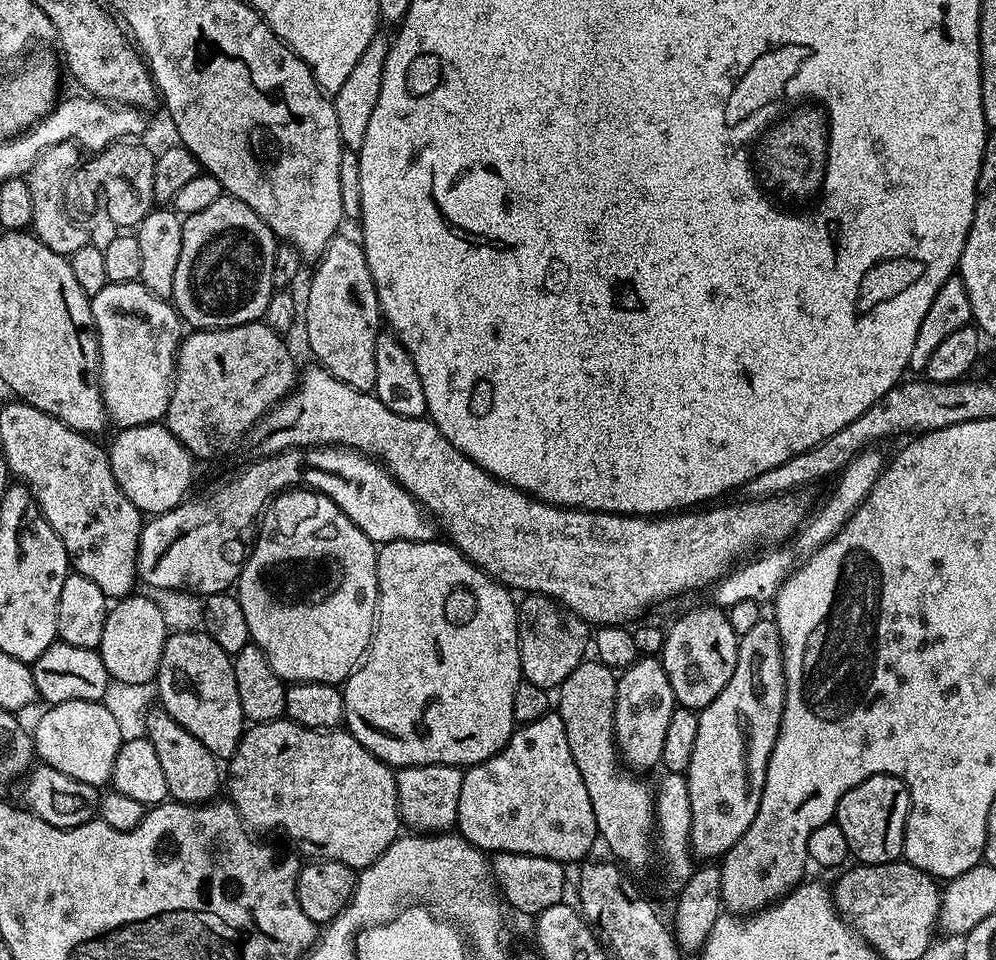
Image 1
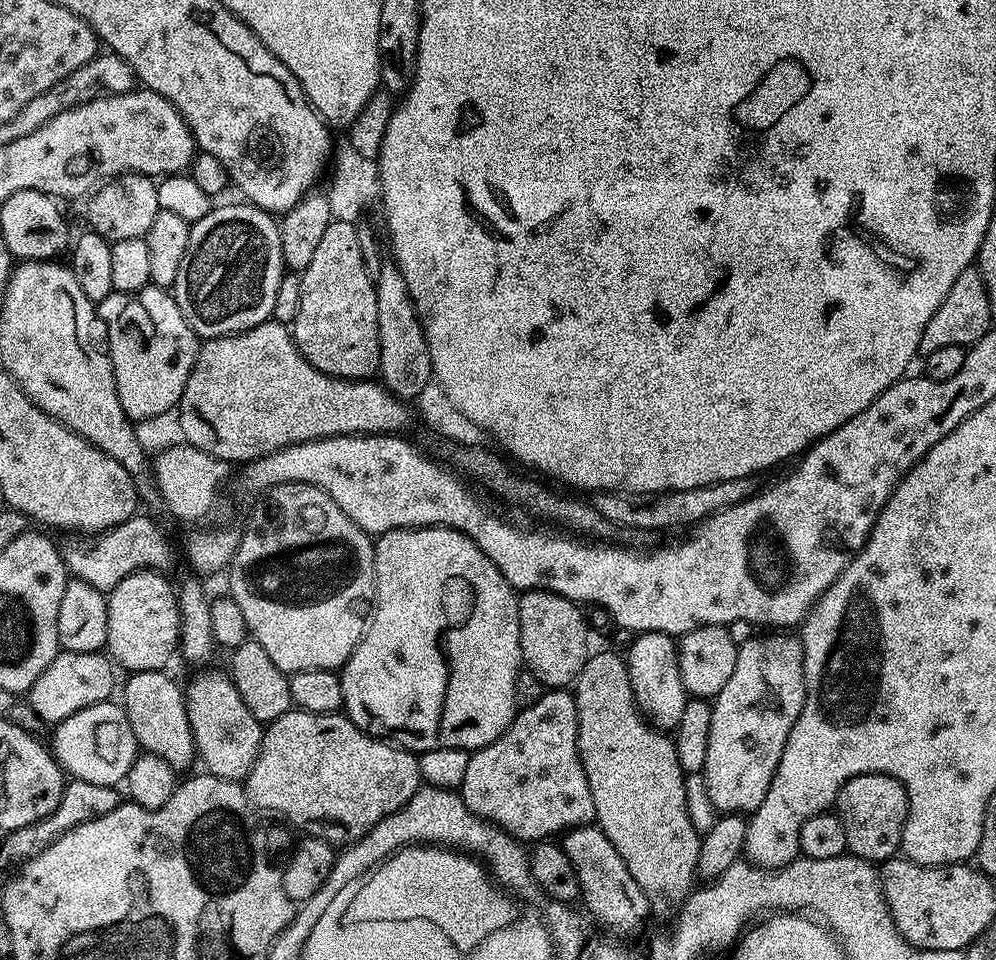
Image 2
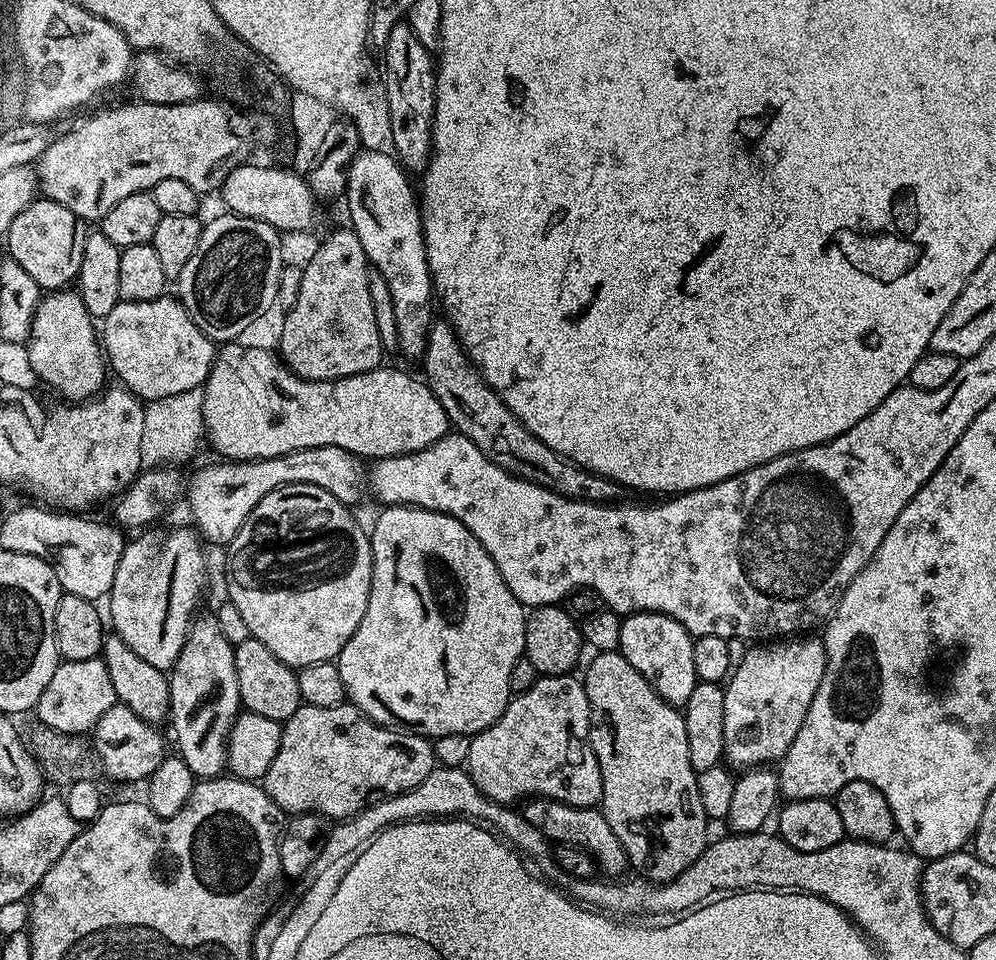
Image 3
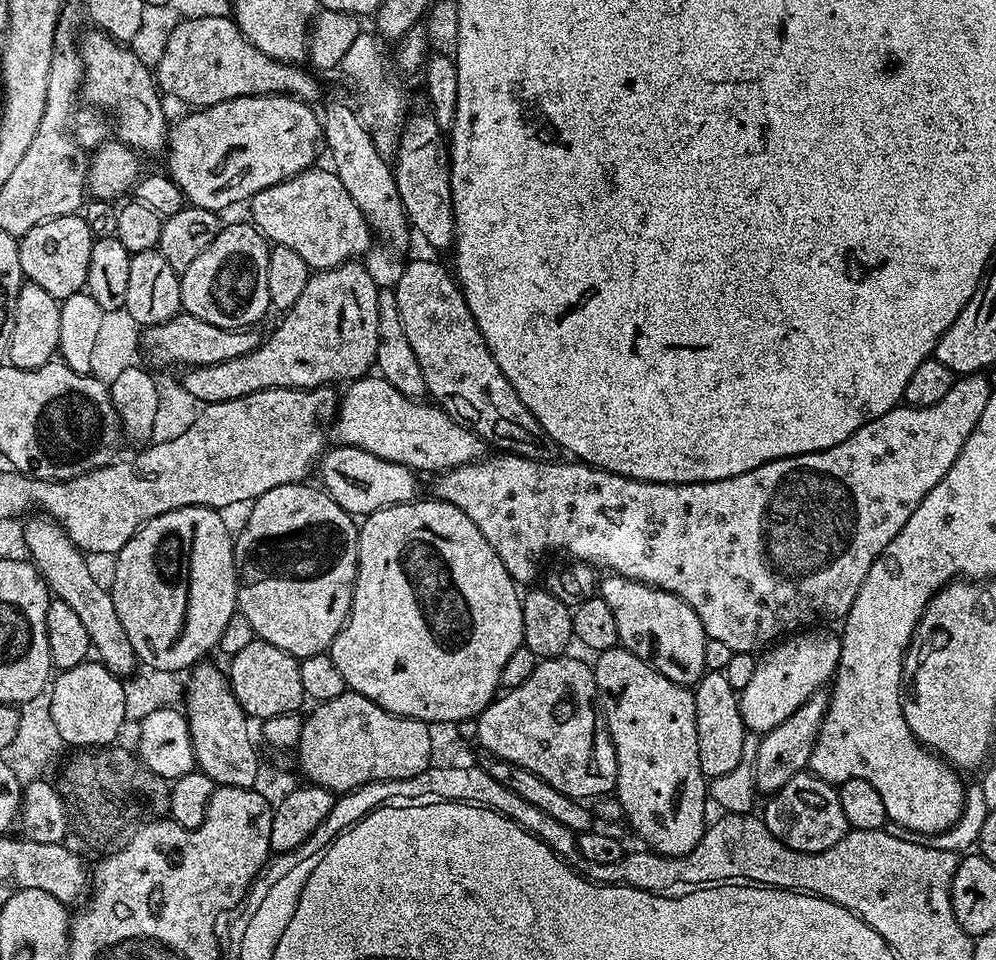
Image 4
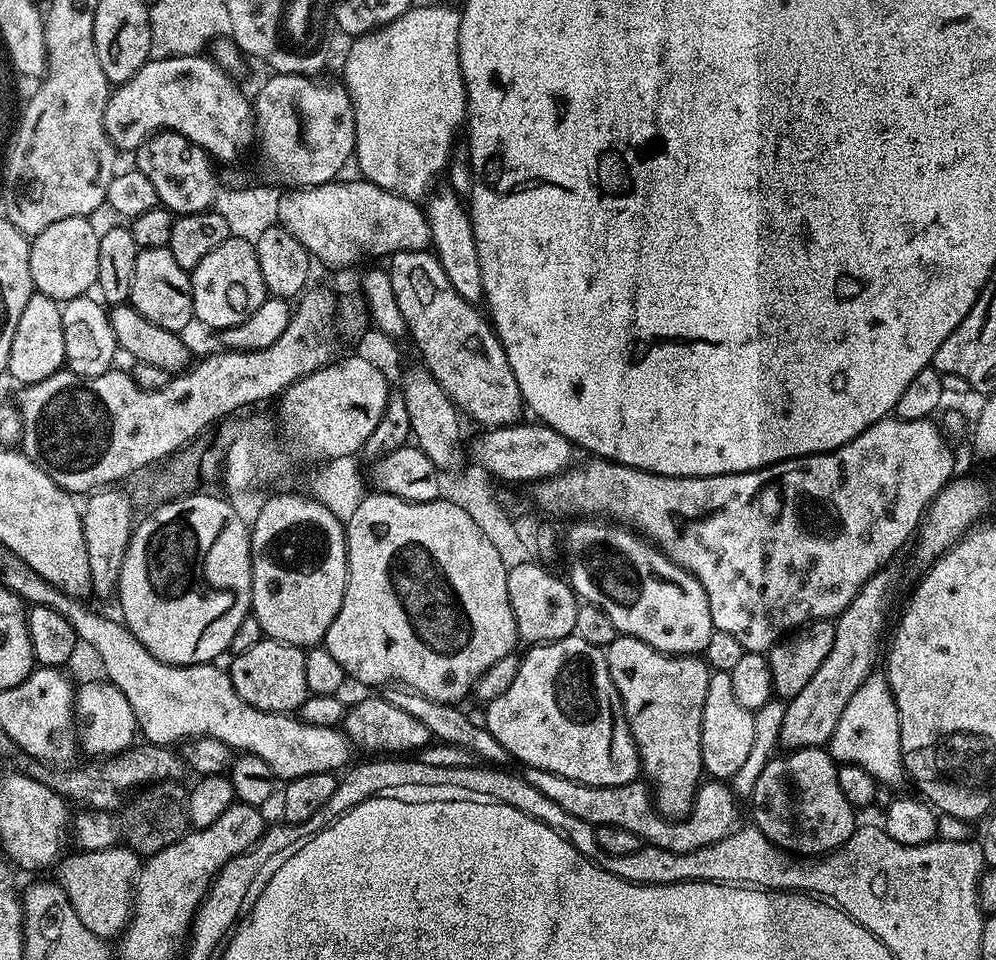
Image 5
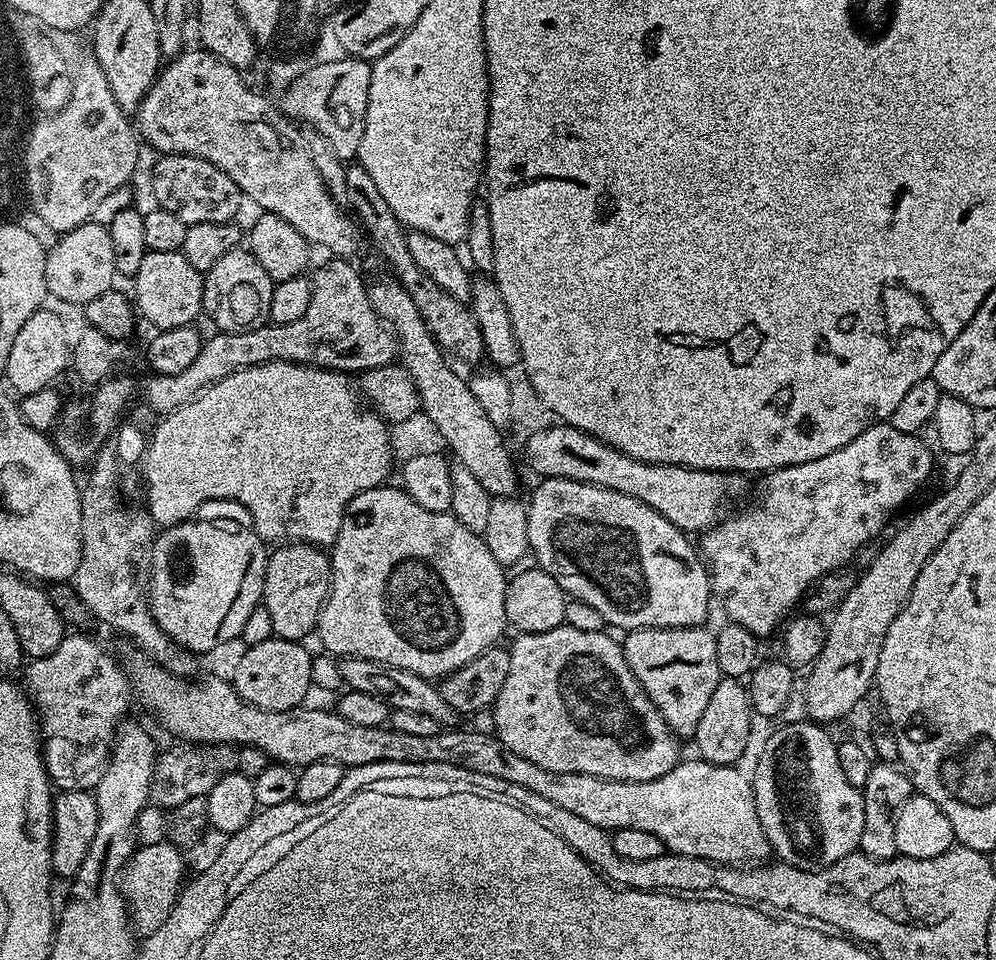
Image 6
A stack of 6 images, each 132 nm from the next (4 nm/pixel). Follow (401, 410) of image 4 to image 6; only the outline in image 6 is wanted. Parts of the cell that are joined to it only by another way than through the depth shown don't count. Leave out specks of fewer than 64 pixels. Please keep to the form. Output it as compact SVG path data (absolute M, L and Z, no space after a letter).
M556 422L546 430L538 430L527 437L528 445L524 452L532 463L532 468L537 472L537 477L566 478L583 484L596 484L599 488L618 490L618 494L626 494L630 498L638 498L638 502L646 502L658 514L665 516L670 523L678 526L685 534L703 534L709 528L716 527L721 520L729 515L731 504L739 505L744 495L747 497L748 484L739 472L711 472L705 468L683 468L677 464L651 464L630 458L618 450L614 450L609 444L603 444L598 438L586 434L582 430L572 428L566 423Z

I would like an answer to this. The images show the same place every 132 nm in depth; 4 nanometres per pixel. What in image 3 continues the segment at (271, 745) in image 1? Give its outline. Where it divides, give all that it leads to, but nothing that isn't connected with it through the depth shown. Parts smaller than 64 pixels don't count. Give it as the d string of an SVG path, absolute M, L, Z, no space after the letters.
M351 702L338 706L301 703L300 708L283 721L278 754L274 754L274 762L270 762L270 770L266 770L262 786L280 807L281 813L319 812L329 821L343 822L357 812L363 812L373 798L400 796L403 792L414 790L437 767L433 741L427 736L375 724Z

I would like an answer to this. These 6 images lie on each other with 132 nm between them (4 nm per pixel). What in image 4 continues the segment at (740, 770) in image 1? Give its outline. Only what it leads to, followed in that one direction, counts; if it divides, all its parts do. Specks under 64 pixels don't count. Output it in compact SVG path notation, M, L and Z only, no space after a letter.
M816 626L811 630L797 631L779 642L773 643L757 659L754 675L747 683L746 690L742 690L738 694L742 722L749 733L763 734L774 730L774 726L786 722L786 718L790 718L790 714L794 714L794 710L798 710L798 706L802 706L802 702L806 702L806 698L810 698L810 694L821 691L835 677L836 667L840 661L840 638L835 631L827 632L824 628L827 627Z

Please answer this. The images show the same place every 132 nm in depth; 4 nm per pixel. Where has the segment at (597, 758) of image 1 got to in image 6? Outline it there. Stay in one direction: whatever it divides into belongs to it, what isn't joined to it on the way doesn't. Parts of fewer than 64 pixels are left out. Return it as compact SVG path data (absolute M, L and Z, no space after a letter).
M708 626L699 628L634 628L623 637L622 647L624 657L638 682L646 690L650 702L662 714L668 724L668 729L676 733L677 737L695 737L696 727L706 706L714 695L714 686L721 680L718 670L718 646L715 631Z

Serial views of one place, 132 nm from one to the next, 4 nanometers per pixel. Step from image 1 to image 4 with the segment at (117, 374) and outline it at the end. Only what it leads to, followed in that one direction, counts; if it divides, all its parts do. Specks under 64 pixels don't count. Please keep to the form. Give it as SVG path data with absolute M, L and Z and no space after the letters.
M189 312L170 318L161 324L145 327L142 332L142 348L148 351L160 364L184 364L183 366L210 366L250 354L258 346L258 339L252 330L238 328L219 328L194 318Z

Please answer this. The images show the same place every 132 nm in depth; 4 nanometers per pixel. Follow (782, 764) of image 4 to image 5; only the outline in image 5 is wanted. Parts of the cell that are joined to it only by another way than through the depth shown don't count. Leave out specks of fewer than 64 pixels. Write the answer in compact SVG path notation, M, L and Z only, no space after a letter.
M888 571L875 572L864 583L862 590L858 590L850 606L846 606L846 610L835 617L834 646L830 646L830 654L826 654L822 666L818 666L814 678L810 678L810 682L806 682L806 686L802 686L802 690L798 690L798 694L786 703L786 718L782 718L780 731L780 744L785 749L818 748L827 745L834 734L834 726L838 726L838 718L842 718L842 710L846 710L846 702L850 702L850 698L854 698L854 690L858 690L858 686L862 686L862 682L866 682L866 678L873 675L876 639L884 632L884 623L888 620L888 607L891 606L892 595L896 592L896 576Z

